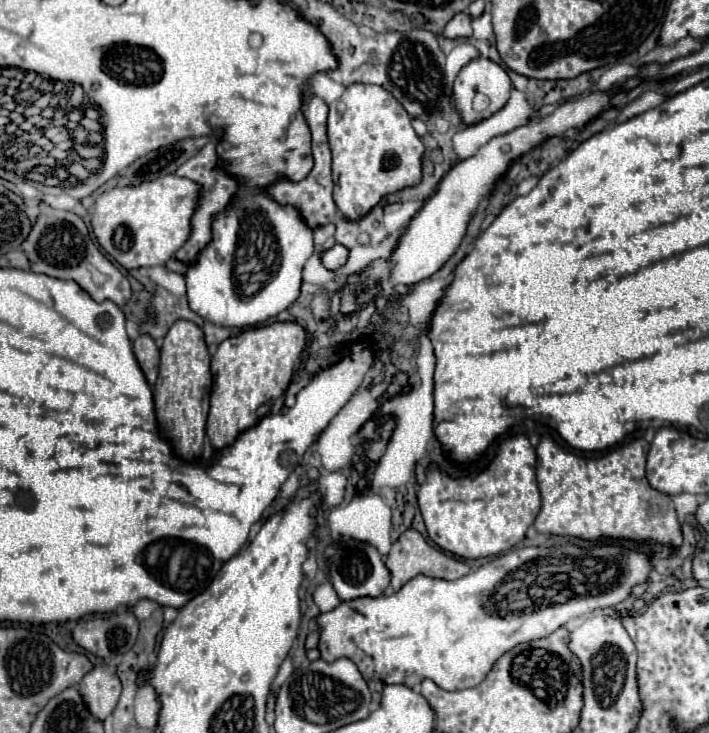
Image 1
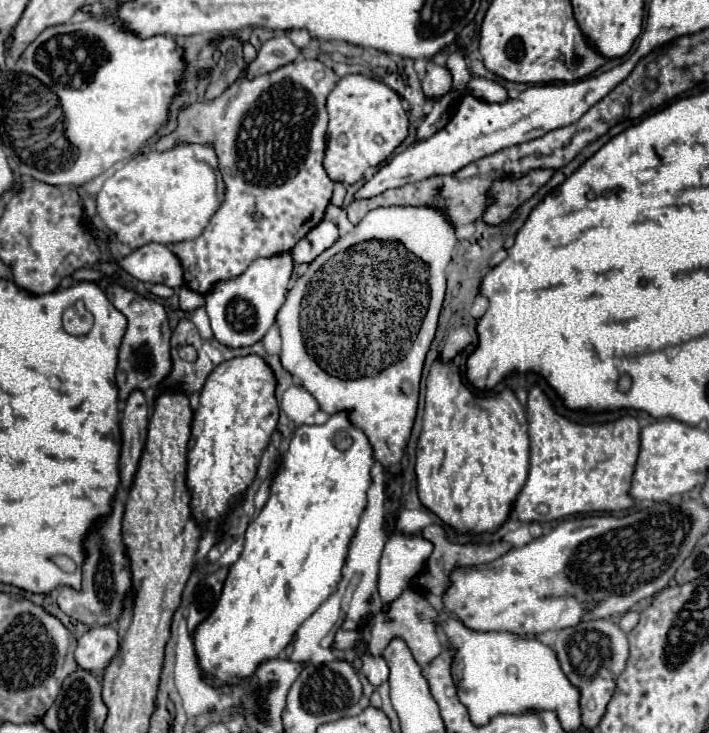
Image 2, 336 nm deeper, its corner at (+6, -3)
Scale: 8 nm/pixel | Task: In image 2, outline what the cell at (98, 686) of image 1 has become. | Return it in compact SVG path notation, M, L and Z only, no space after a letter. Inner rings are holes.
M94 625L78 639L76 663L96 675L102 675L118 651L118 633L112 625Z

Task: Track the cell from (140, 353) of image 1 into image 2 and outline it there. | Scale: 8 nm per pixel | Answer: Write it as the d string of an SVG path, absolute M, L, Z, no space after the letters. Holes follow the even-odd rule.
M132 391L130 397L126 399L120 431L122 431L120 485L128 491L134 481L138 461L144 451L146 433L148 433L148 405L142 391Z

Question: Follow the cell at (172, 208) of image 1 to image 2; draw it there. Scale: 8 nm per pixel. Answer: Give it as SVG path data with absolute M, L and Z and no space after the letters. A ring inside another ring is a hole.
M176 143L166 153L137 153L118 167L98 193L98 215L106 229L132 249L152 241L170 245L200 237L223 201L224 189L213 148Z

